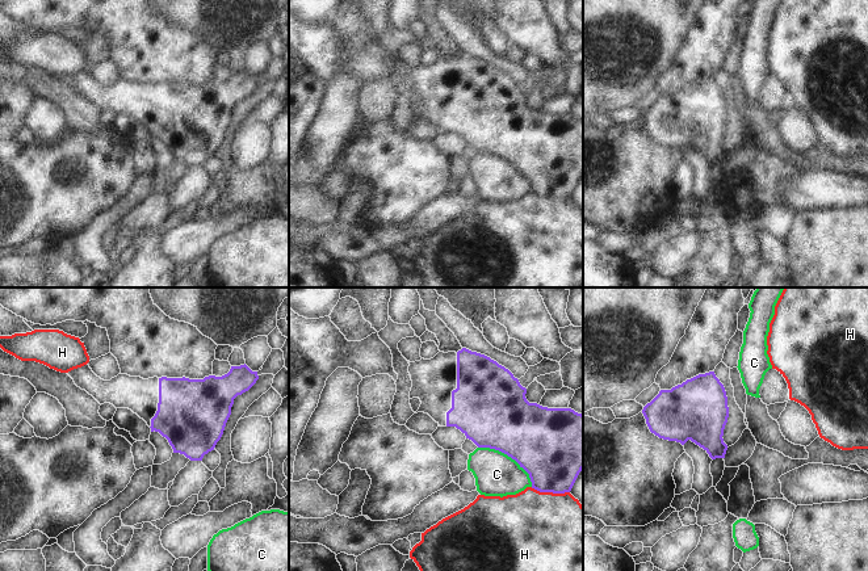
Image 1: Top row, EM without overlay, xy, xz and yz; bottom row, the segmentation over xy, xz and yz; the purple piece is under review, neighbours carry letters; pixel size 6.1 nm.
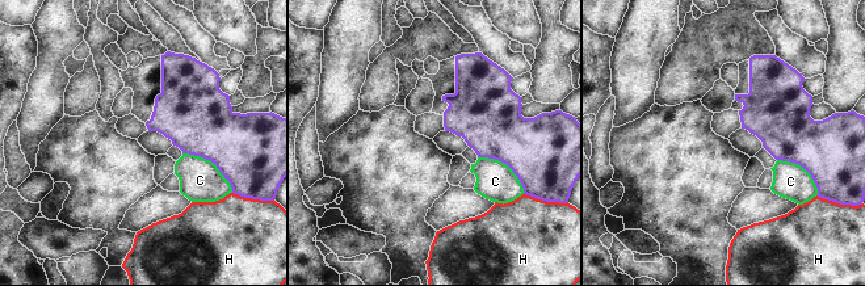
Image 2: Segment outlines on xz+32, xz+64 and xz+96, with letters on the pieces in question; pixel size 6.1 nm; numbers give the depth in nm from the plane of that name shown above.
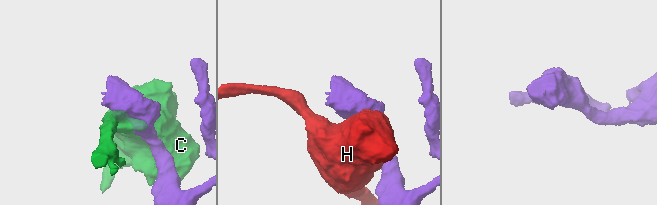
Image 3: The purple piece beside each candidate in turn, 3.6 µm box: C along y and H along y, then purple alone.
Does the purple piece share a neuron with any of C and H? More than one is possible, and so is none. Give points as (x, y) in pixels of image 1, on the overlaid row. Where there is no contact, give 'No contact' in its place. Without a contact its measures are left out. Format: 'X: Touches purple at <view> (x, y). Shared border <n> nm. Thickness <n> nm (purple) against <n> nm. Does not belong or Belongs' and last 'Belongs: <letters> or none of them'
C: Touches purple at xz (510, 456). Shared border 420 nm. Thickness 440 nm (purple) against 260 nm. Does not belong
H: Touches purple at xz (550, 491). Shared border 240 nm. Thickness 420 nm (purple) against 480 nm. Does not belong
Belongs: none of them

